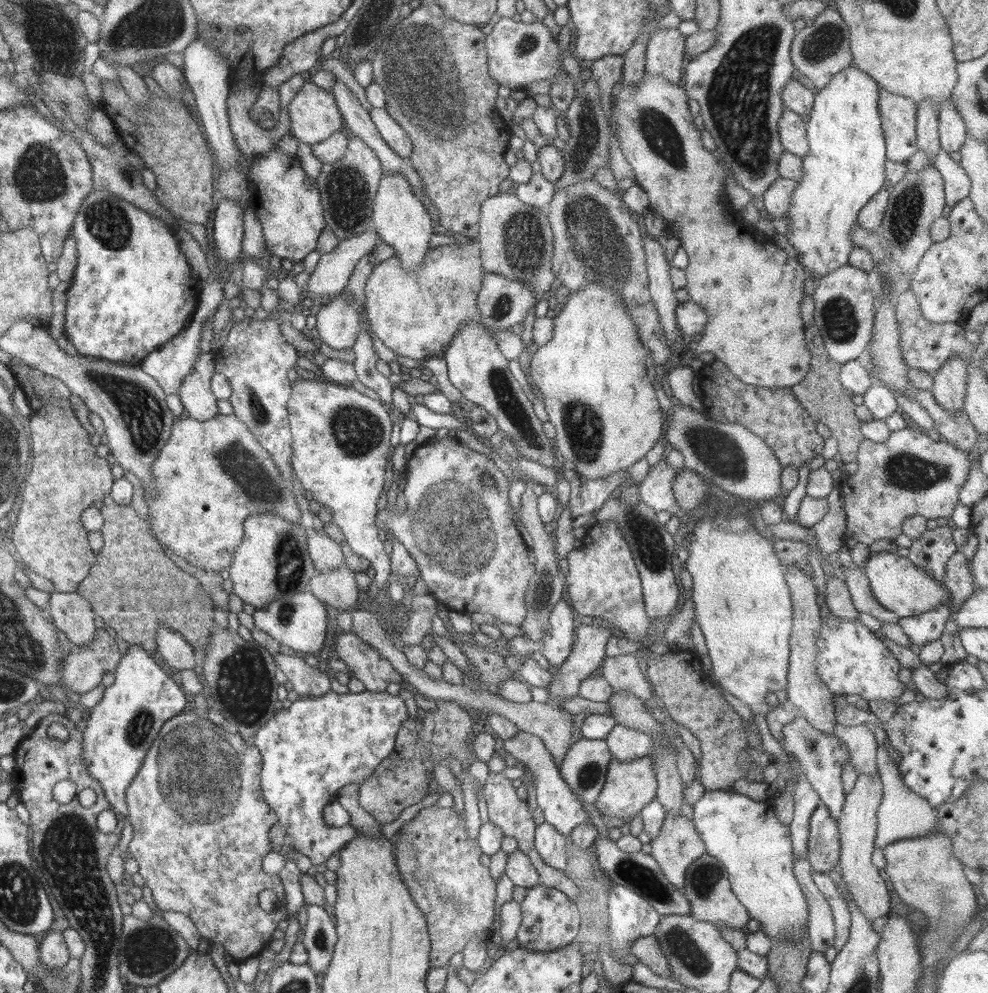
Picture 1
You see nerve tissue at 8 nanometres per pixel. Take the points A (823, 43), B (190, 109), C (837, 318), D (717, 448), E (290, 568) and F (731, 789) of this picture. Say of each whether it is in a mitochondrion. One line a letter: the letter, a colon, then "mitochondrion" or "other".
A: mitochondrion
B: other
C: mitochondrion
D: mitochondrion
E: mitochondrion
F: other

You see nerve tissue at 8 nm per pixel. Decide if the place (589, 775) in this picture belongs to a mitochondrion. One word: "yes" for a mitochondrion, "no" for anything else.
yes

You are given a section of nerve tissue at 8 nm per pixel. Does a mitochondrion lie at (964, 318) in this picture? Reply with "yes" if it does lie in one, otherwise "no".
no

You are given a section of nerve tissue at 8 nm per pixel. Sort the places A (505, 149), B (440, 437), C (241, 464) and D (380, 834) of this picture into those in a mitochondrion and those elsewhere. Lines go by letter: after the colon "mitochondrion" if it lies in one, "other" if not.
A: other
B: other
C: mitochondrion
D: other

